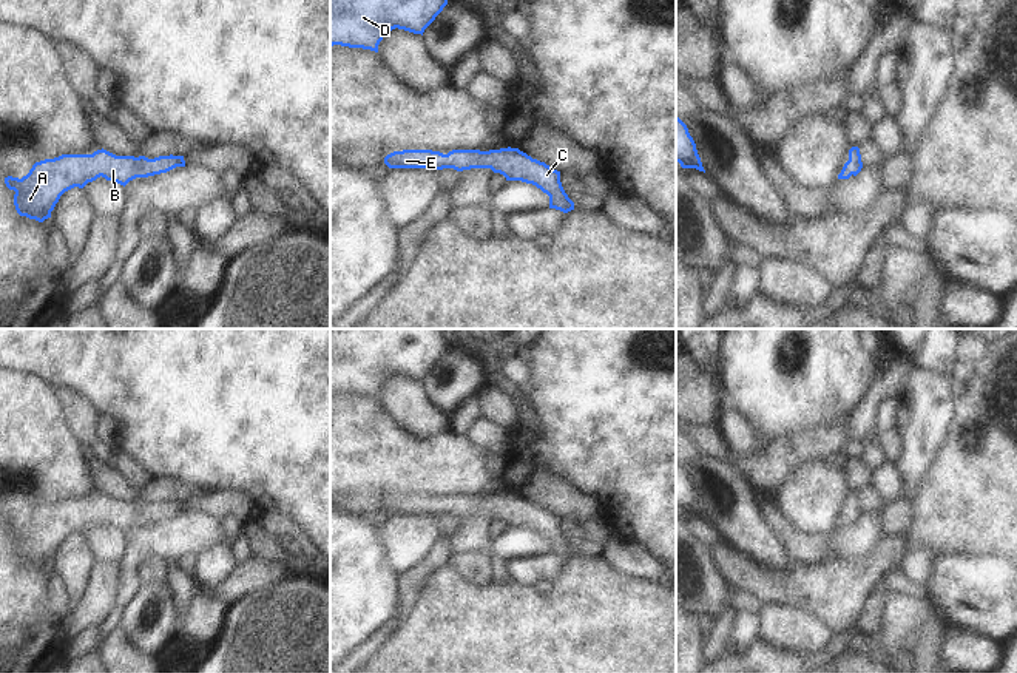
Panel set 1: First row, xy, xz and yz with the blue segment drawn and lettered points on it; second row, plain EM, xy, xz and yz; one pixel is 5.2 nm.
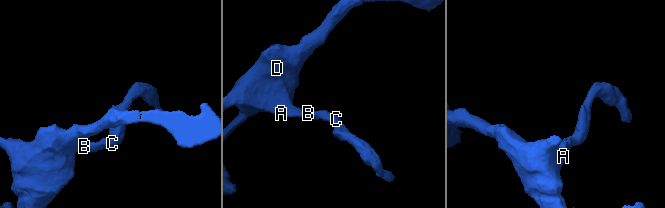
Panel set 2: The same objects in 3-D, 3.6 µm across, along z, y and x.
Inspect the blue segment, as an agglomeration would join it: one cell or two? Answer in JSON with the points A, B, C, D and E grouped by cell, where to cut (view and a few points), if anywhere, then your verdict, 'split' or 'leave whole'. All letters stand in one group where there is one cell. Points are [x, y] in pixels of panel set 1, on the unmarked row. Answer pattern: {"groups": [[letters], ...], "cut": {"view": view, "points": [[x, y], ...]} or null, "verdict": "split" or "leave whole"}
{"groups": [["A", "B", "C", "D", "E"]], "cut": null, "verdict": "leave whole"}

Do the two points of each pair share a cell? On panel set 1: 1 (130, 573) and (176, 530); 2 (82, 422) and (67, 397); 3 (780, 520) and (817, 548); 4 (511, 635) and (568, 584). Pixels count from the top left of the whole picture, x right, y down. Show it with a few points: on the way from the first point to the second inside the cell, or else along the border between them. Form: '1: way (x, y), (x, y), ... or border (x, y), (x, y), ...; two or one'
1: way (135, 559), (155, 539), (162, 539); one
2: way (79, 415), (71, 403); one
3: way (786, 530), (807, 548); one
4: way (525, 627), (554, 598); one

